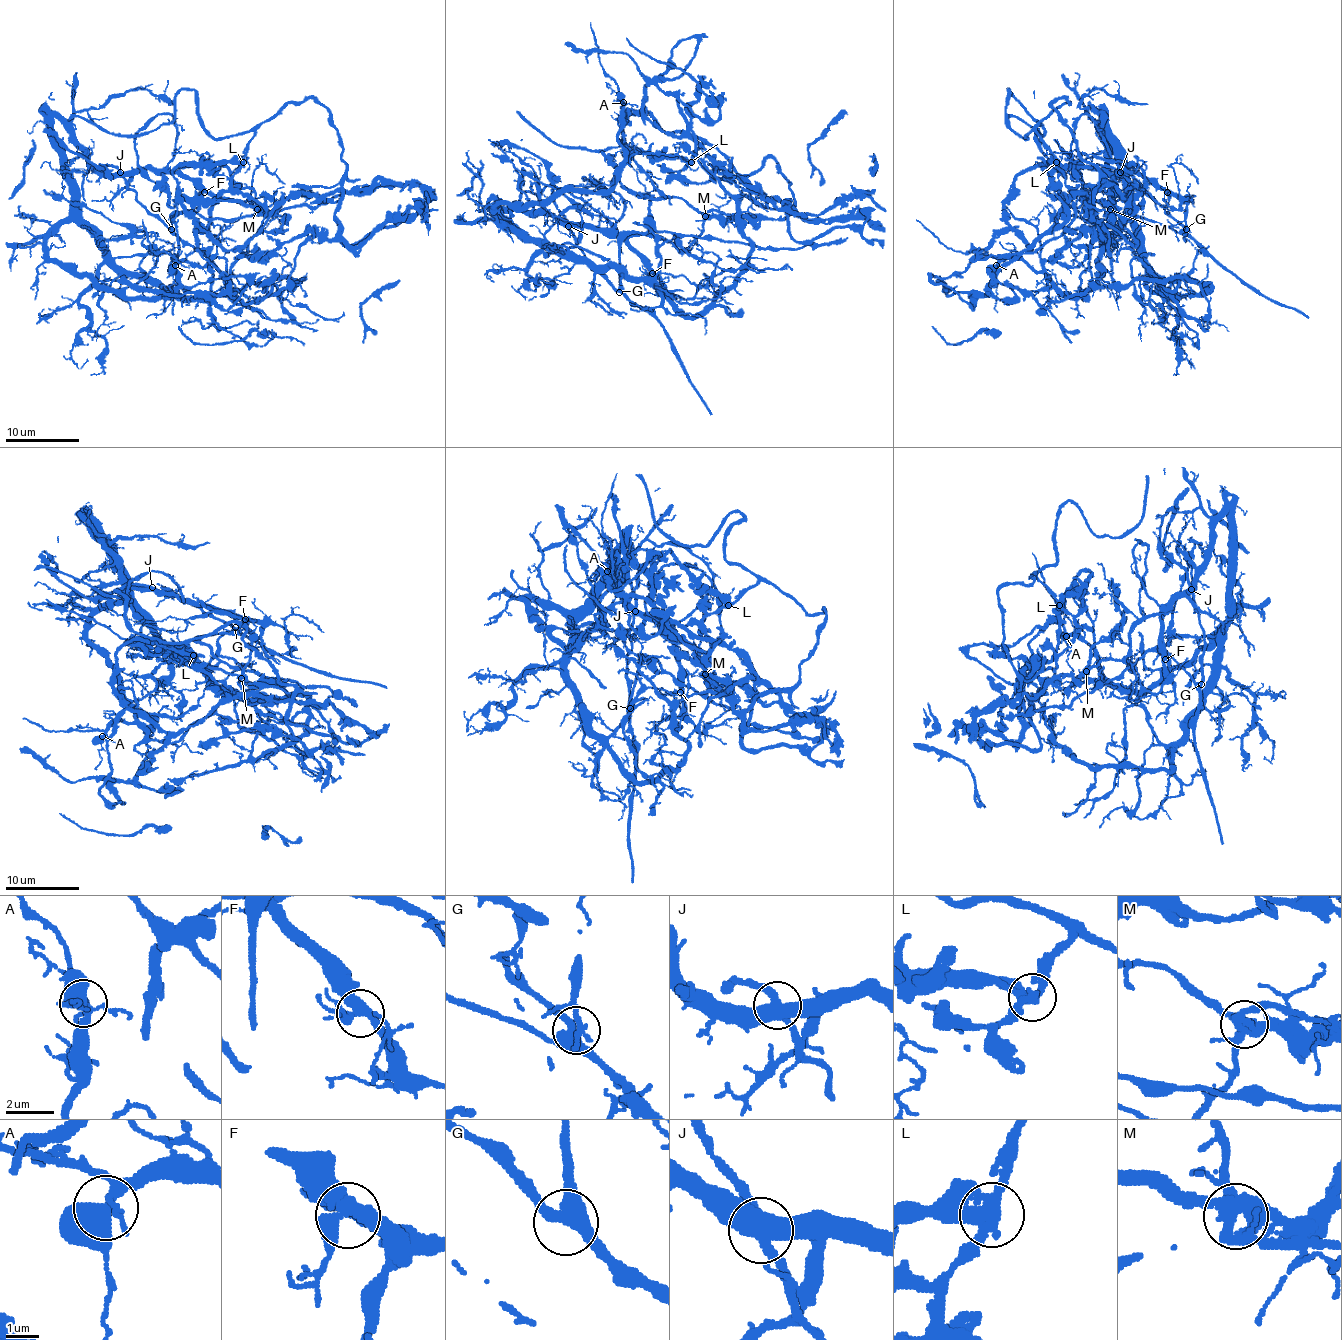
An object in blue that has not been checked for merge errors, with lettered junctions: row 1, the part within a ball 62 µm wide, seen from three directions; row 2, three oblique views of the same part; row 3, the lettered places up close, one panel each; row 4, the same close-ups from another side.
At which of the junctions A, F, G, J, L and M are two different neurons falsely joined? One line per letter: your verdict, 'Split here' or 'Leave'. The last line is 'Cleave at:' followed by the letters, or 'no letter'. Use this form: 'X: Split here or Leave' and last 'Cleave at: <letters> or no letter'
A: Leave
F: Leave
G: Leave
J: Split here
L: Split here
M: Split here
Cleave at: J, L, M

